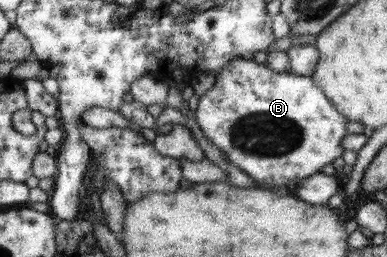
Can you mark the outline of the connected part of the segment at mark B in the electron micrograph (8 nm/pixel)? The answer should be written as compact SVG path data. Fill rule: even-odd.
M236 57L232 60L218 75L216 75L216 82L211 90L206 94L200 96L200 102L194 114L197 124L202 130L208 142L212 142L220 151L224 152L228 157L230 163L234 163L238 168L241 168L246 174L250 175L259 184L298 184L301 180L307 179L308 175L320 173L320 169L325 164L330 164L338 156L342 156L344 149L342 149L342 138L348 134L346 124L348 119L332 105L332 102L325 96L323 90L314 82L314 77L299 76L296 73L272 73L264 62L257 60L245 60L244 58Z

